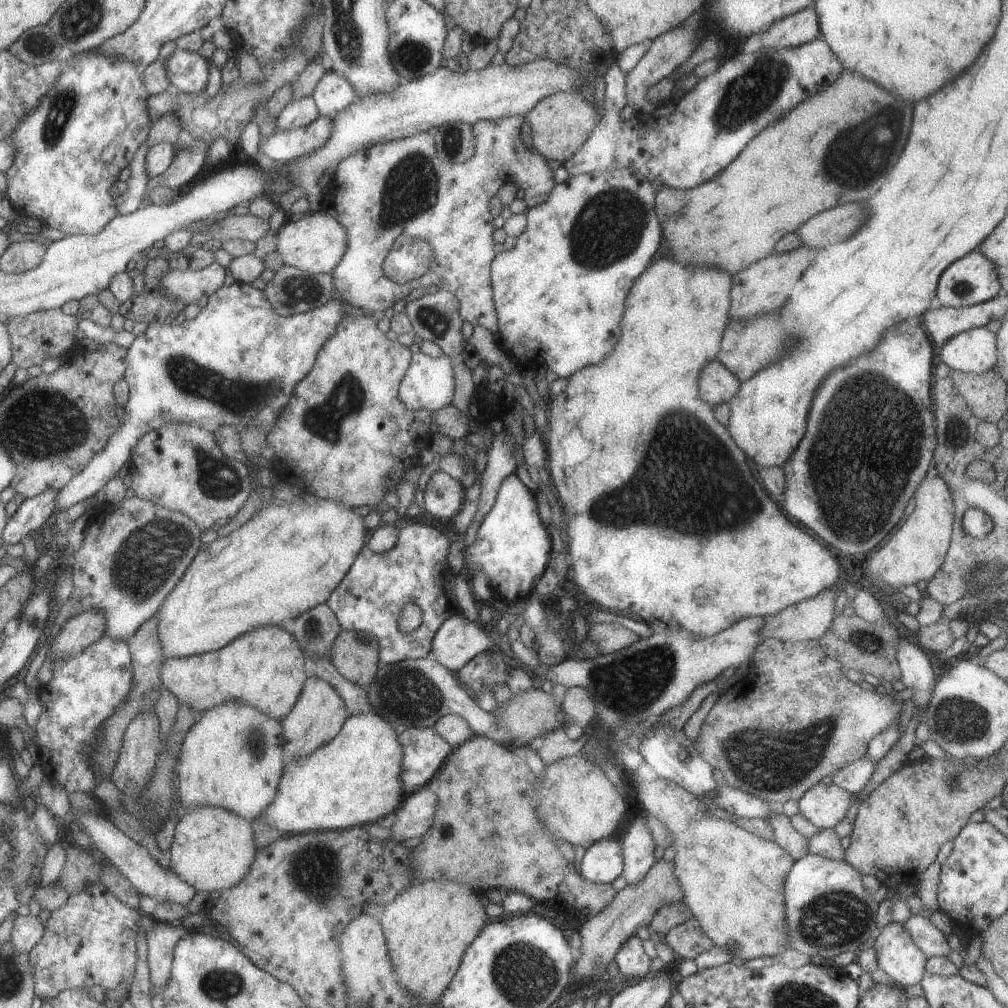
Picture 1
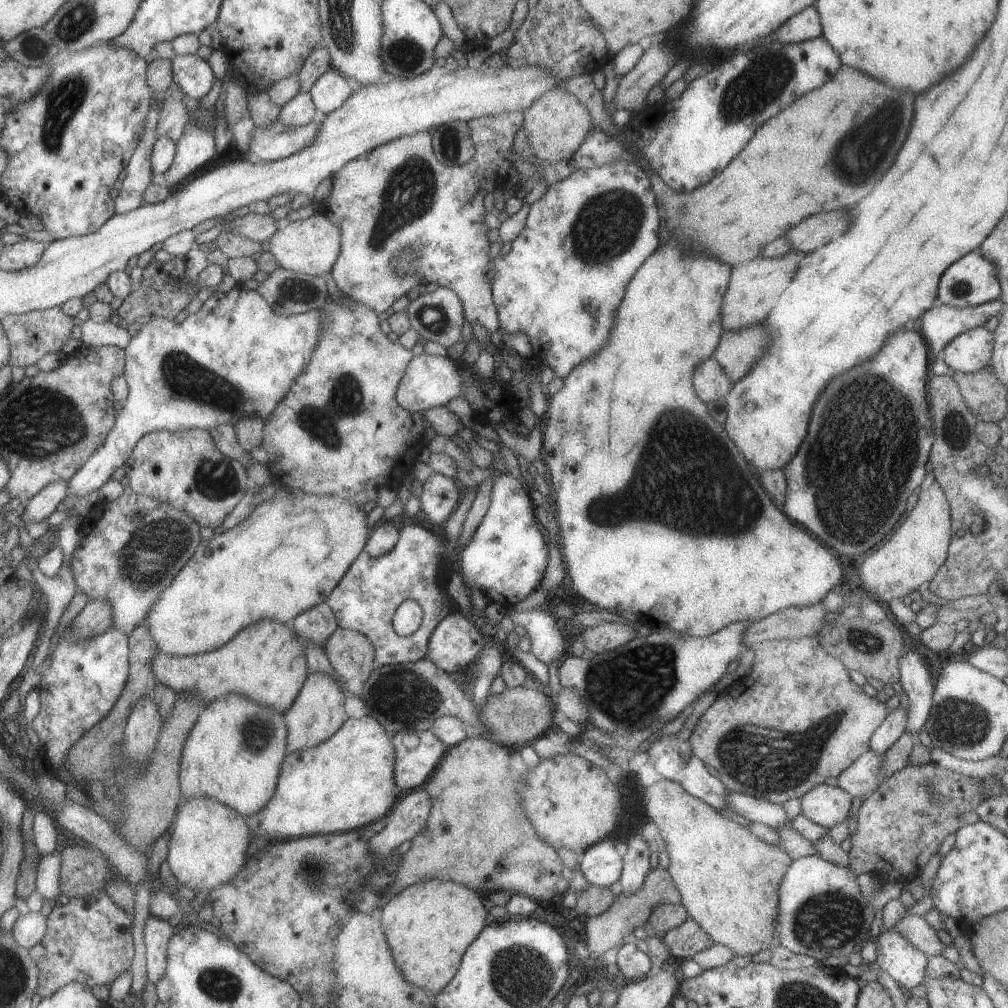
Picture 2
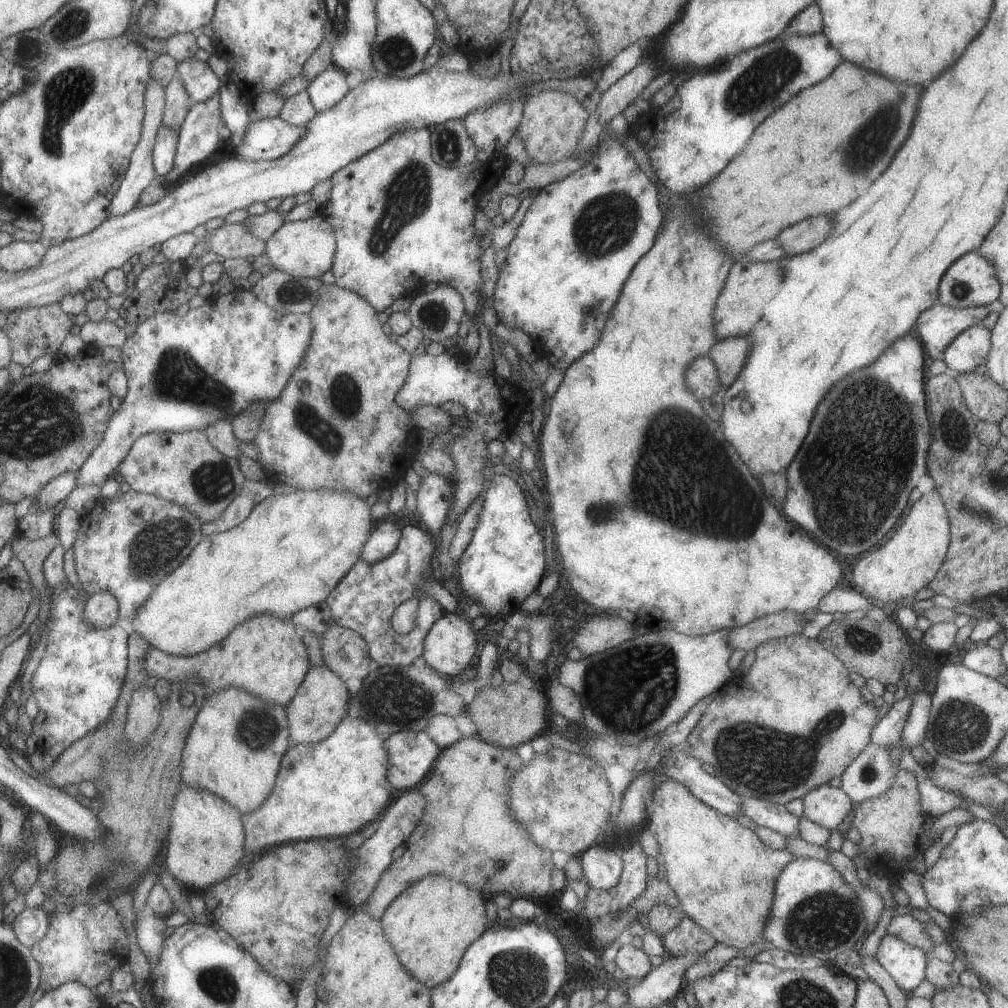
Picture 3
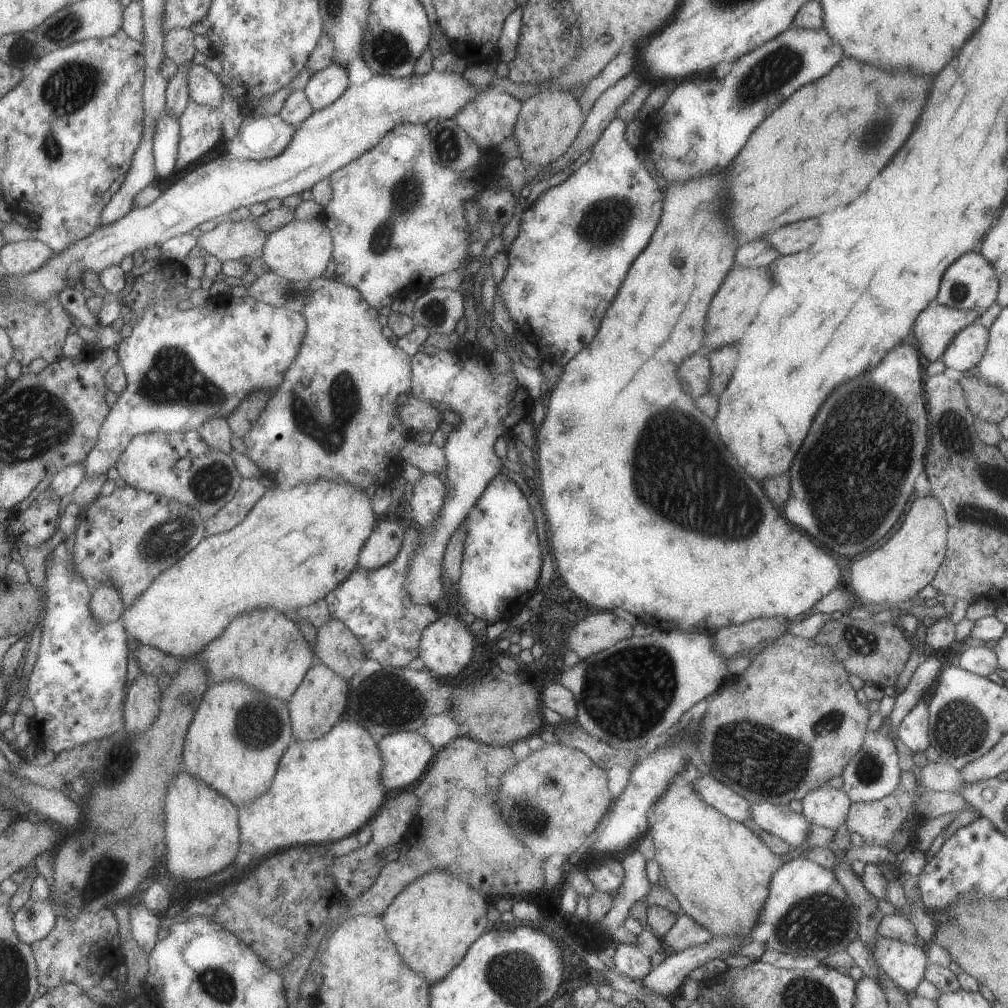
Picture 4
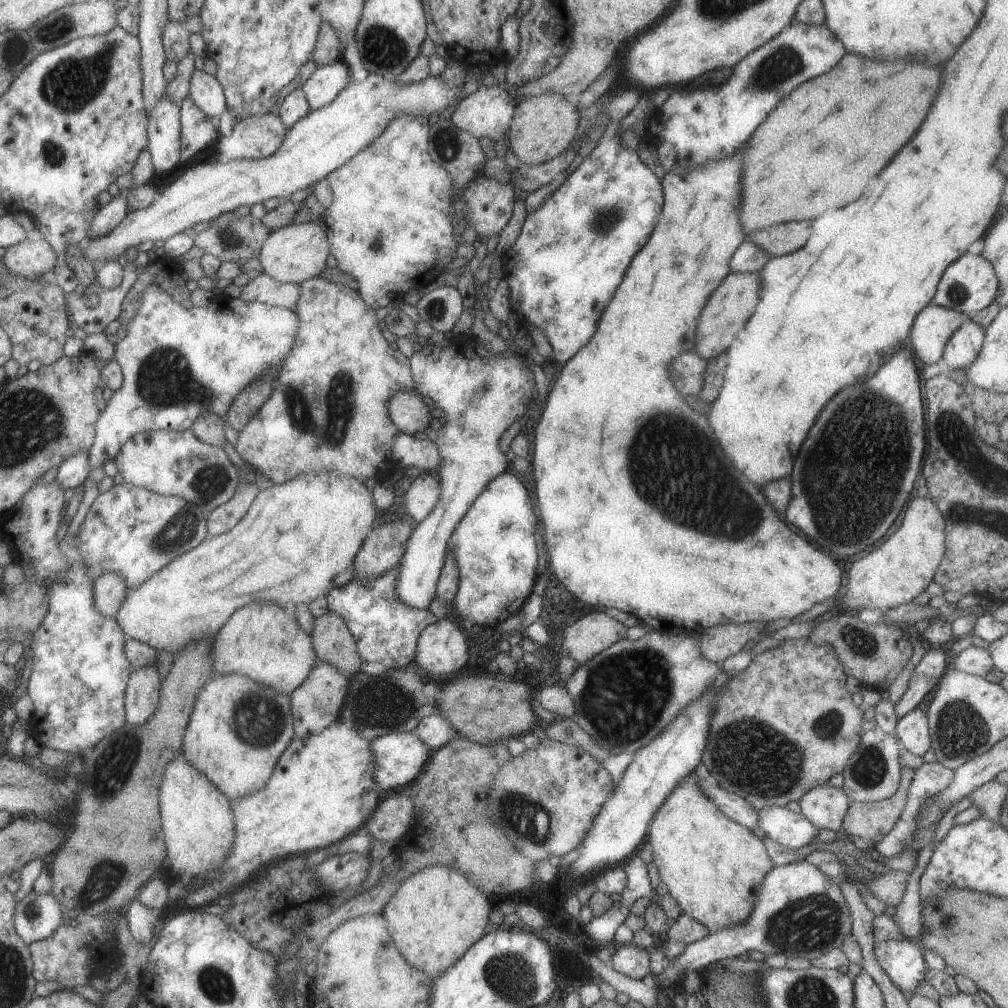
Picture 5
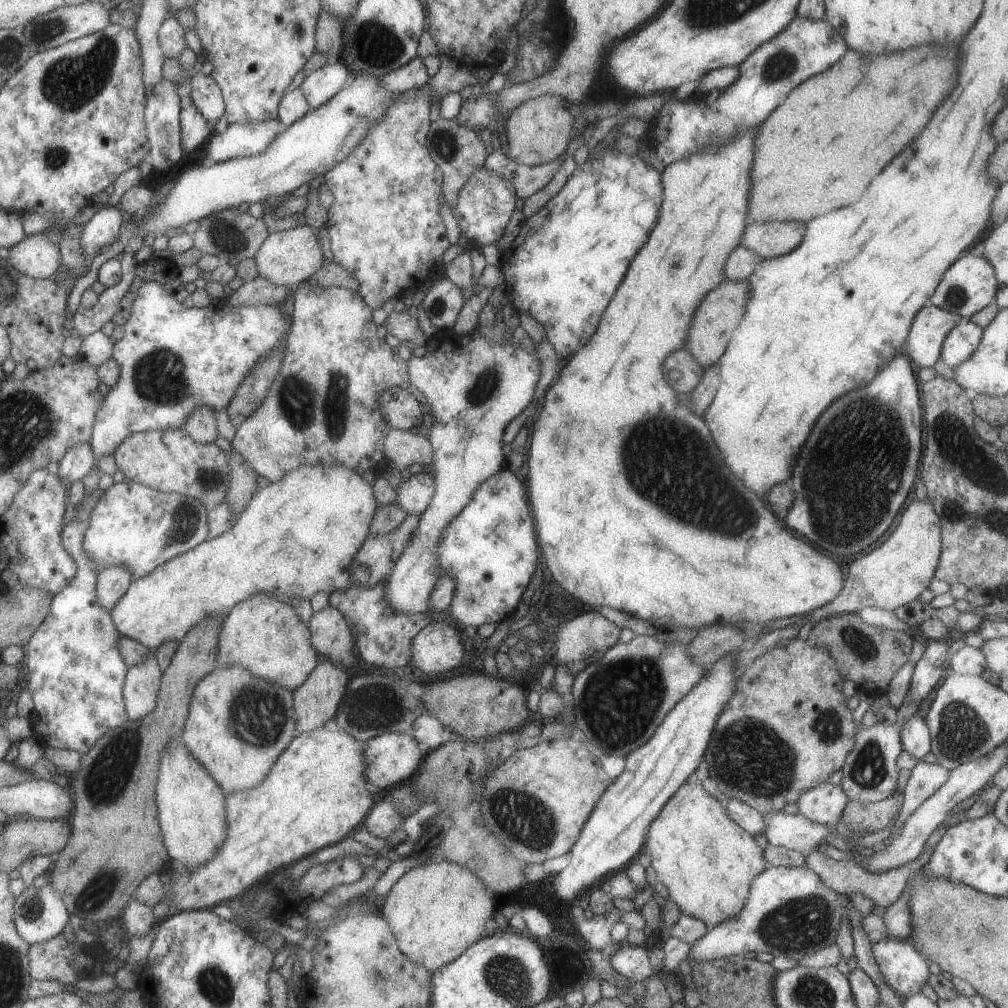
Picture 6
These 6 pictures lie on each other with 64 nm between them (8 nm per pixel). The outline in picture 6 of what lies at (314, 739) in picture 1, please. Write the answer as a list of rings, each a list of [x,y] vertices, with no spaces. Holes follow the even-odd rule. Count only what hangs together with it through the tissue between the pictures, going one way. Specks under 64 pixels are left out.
[[[321,659],[318,666],[314,668],[307,677],[306,682],[293,690],[294,708],[296,709],[296,726],[299,734],[312,732],[316,728],[322,728],[327,725],[333,725],[336,711],[342,698],[346,694],[349,685],[348,674],[344,668],[335,665],[328,659]]]

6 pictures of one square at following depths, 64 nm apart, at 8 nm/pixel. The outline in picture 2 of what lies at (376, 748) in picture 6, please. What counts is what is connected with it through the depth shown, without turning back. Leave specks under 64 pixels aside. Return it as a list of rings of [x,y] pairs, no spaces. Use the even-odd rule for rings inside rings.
[[[430,729],[400,731],[392,736],[392,744],[396,750],[394,780],[399,791],[426,786],[449,749]]]

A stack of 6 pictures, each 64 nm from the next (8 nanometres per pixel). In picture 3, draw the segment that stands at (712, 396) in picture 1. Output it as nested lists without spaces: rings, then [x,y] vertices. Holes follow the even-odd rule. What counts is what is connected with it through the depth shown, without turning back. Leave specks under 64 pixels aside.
[[[709,356],[696,358],[686,368],[686,386],[699,401],[723,392],[720,378],[718,378],[718,368]]]

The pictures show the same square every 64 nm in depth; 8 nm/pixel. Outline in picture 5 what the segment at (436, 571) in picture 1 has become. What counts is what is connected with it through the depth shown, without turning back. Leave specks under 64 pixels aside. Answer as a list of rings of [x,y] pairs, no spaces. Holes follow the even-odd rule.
[[[400,562],[394,568],[390,568],[388,572],[382,572],[380,576],[376,576],[372,580],[370,578],[358,578],[358,576],[354,575],[354,578],[348,584],[335,588],[327,594],[329,611],[338,614],[344,620],[356,640],[358,652],[362,660],[366,662],[378,662],[378,664],[386,666],[389,670],[404,668],[412,660],[415,660],[418,637],[422,634],[422,630],[438,620],[430,610],[412,608],[412,606],[404,604],[402,600],[398,600],[398,594],[396,594],[398,570],[400,570]]]

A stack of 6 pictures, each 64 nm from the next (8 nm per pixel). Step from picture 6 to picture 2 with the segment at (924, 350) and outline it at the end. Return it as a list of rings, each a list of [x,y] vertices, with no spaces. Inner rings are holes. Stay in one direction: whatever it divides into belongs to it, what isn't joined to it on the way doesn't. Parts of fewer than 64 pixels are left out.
[[[1002,298],[974,307],[951,307],[941,305],[927,310],[920,318],[917,327],[930,350],[941,356],[944,347],[959,334],[984,326],[994,317],[999,317],[1006,309]]]

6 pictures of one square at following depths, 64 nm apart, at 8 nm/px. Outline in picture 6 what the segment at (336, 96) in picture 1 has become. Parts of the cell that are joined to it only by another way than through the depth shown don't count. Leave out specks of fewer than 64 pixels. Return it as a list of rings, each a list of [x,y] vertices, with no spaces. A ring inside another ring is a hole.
[[[340,60],[336,64],[326,64],[307,74],[300,87],[311,108],[317,109],[332,100],[344,88],[346,78],[351,75],[353,73],[350,66]]]

